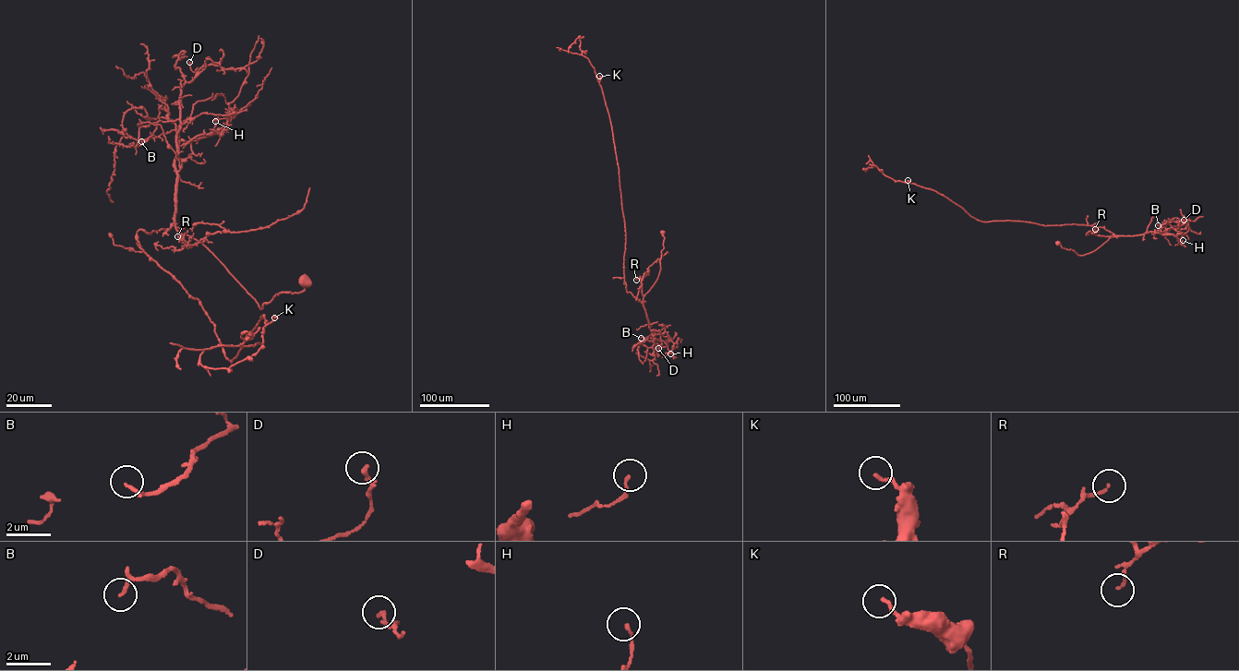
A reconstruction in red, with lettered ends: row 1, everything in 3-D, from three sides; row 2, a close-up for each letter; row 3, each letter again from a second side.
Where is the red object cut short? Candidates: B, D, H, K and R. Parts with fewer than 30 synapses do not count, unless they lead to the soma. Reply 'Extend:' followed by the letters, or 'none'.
Extend: none

